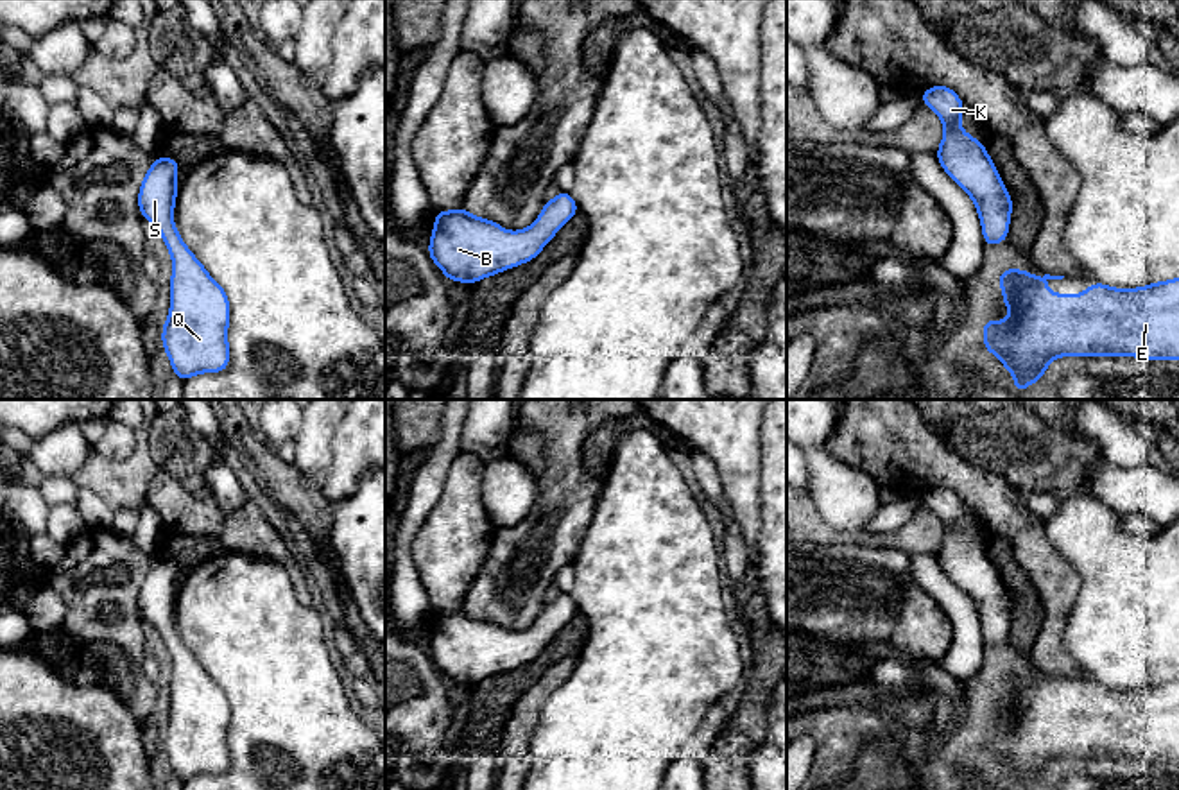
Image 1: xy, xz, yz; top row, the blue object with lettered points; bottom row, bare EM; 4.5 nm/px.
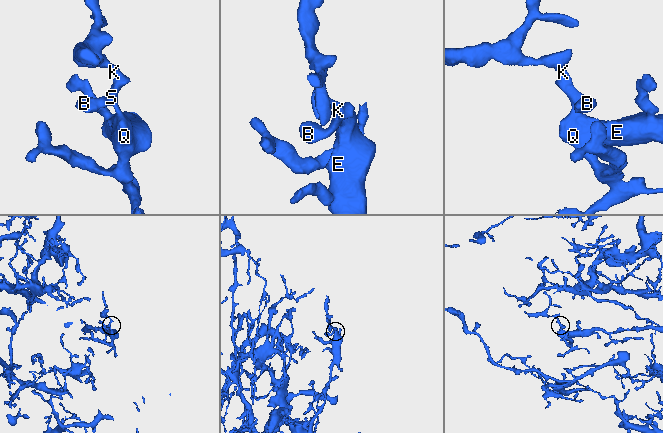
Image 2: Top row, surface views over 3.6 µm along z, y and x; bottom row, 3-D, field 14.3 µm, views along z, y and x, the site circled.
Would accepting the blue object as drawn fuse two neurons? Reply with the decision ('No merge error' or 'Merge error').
No merge error

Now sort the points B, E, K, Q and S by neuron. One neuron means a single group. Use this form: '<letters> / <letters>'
B E K Q S

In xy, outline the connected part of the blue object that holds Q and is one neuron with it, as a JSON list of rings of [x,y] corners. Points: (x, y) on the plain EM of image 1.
[[[156,559],[142,582],[138,607],[143,622],[161,634],[172,657],[170,713],[163,727],[163,751],[183,783],[229,767],[229,702],[224,690],[181,641],[174,618],[179,564]]]

